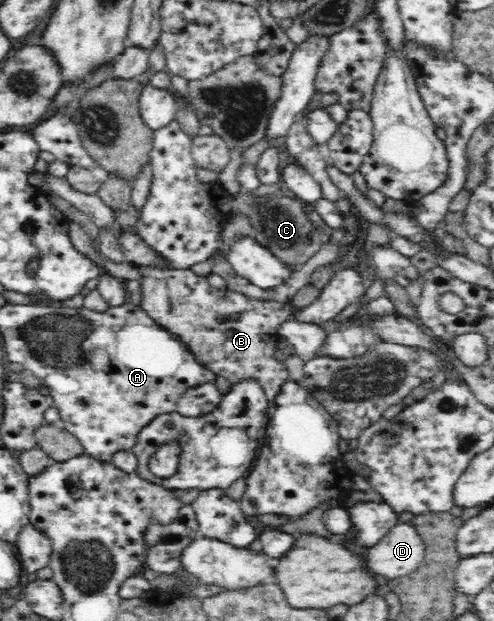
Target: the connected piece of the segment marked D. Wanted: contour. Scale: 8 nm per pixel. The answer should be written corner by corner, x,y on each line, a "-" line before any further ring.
397,524
380,542
371,548
369,564
384,579
409,575
427,558
423,536
414,526

